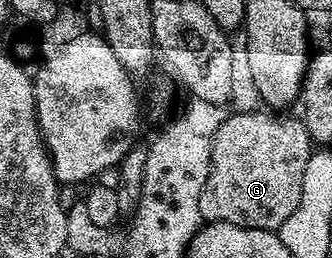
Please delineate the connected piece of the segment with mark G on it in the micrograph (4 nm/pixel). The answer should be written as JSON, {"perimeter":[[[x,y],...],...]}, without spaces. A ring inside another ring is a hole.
{"perimeter":[[[271,111],[265,113],[232,113],[230,112],[225,118],[225,122],[219,127],[219,131],[215,131],[215,137],[211,143],[211,163],[207,171],[207,183],[203,187],[203,191],[199,195],[199,215],[202,222],[222,221],[223,223],[231,223],[239,227],[247,227],[248,229],[271,229],[280,230],[283,223],[287,223],[291,211],[295,211],[295,207],[299,207],[299,195],[303,195],[303,171],[307,168],[307,159],[315,152],[314,142],[309,139],[309,132],[305,126],[304,120],[293,117],[285,117],[289,115],[276,115]]]}

